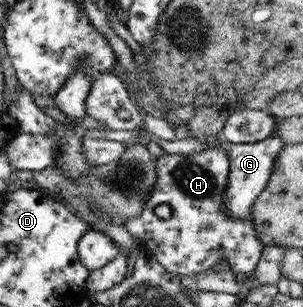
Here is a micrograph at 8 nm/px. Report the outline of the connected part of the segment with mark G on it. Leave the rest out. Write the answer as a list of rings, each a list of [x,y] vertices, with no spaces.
[[[275,134],[257,141],[255,143],[231,143],[227,140],[221,142],[223,151],[229,157],[228,175],[225,196],[223,196],[223,206],[233,218],[249,217],[250,207],[268,185],[267,181],[271,177],[273,161],[279,155],[283,142]]]

